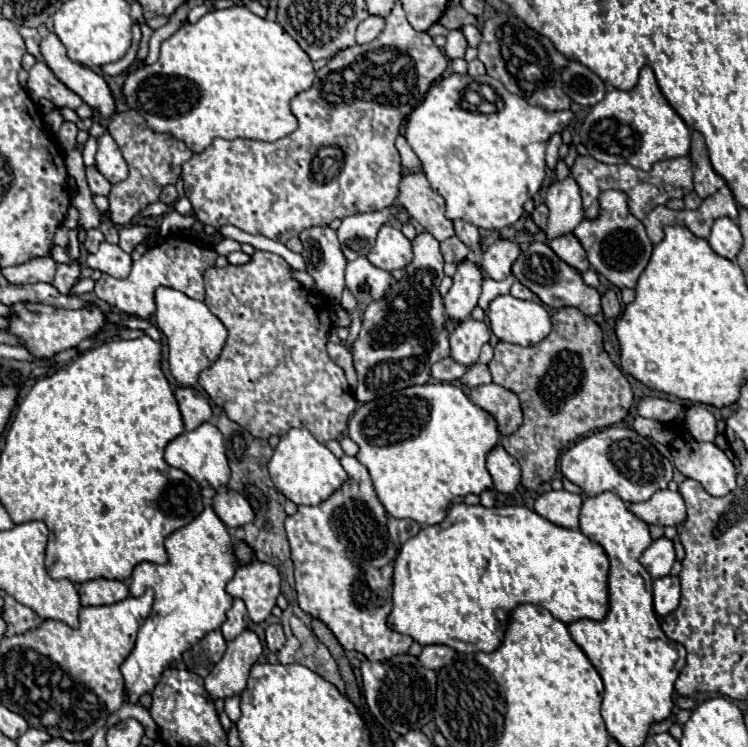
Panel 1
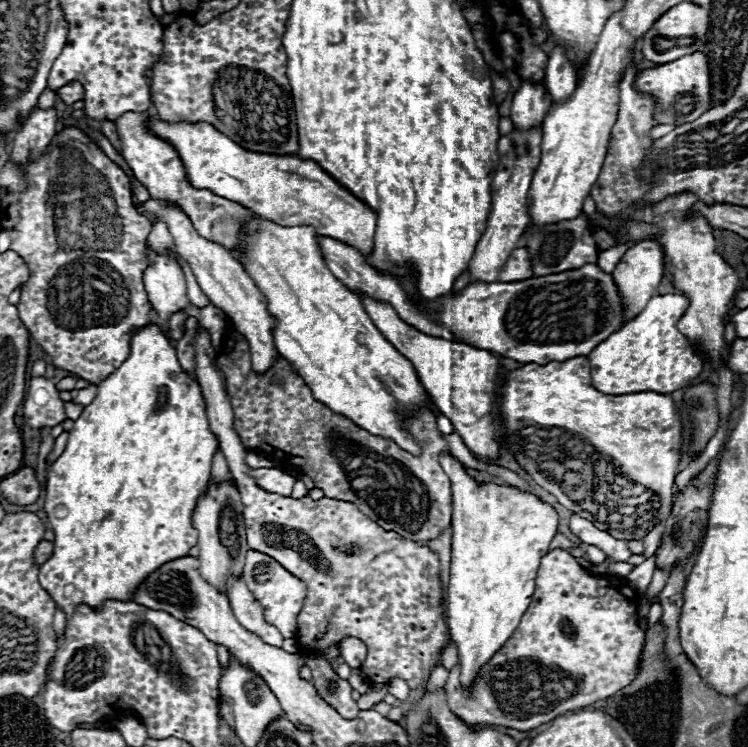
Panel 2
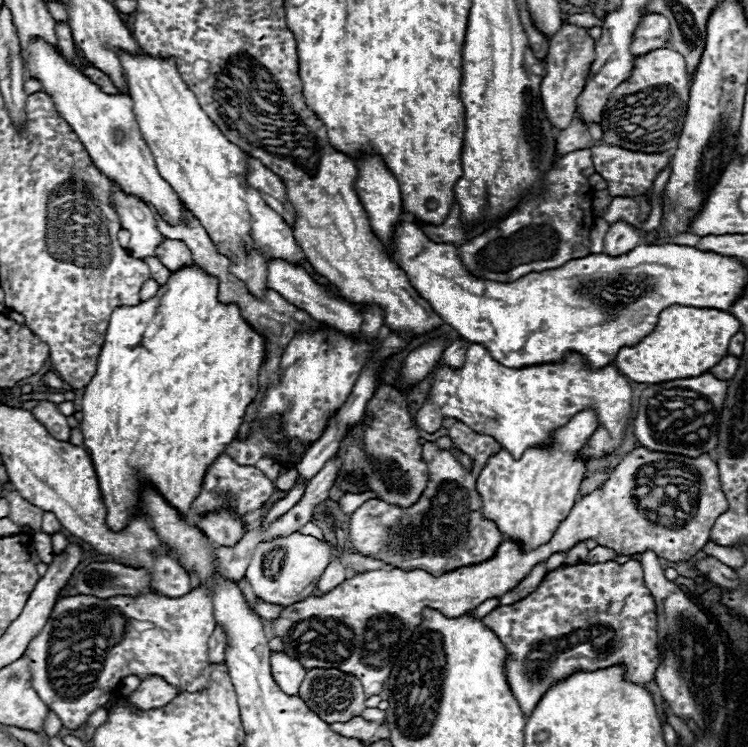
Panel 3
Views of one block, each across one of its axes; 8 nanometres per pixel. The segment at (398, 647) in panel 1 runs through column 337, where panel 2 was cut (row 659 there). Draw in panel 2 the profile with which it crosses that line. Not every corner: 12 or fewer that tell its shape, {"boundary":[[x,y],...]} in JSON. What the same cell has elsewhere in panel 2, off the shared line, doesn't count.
{"boundary":[[566,550],[480,670],[466,724],[532,730],[634,680],[638,594]]}

